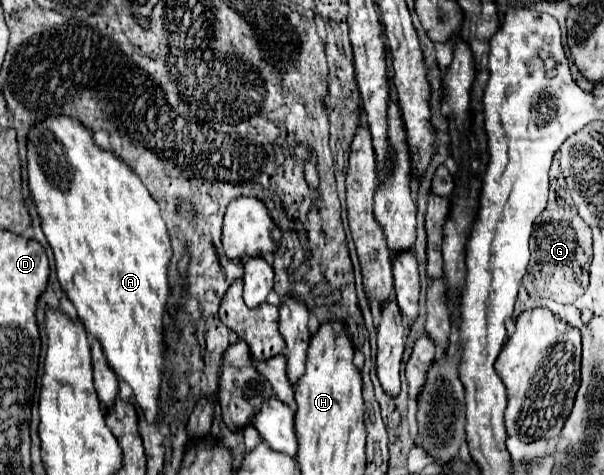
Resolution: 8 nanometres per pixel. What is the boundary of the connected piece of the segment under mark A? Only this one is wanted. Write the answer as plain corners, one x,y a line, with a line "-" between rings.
49,116
43,122
37,122
37,124
31,126
31,130
27,134
27,184
29,184
29,192
31,192
31,200
35,204
35,210
37,210
39,218
41,218
43,234
45,234
47,242
49,242
49,246
53,250
55,270
57,270
57,278
59,278
59,284
61,284
63,292
69,296
69,300
77,308
77,314
79,314
81,322
85,324
85,330
93,338
97,338
101,342
103,352
107,356
107,362
111,364
115,374
119,378
123,378
133,388
135,400
141,406
147,422
155,424
157,398
159,398
159,386
161,386
161,368
163,368
163,334
161,334
161,326
163,326
163,310
165,310
165,302
167,302
167,294
169,294
167,264
169,264
171,254
173,254
165,222
163,222
163,218
159,214
159,204
151,198
149,190
143,186
139,176
127,164
123,164
119,158
115,158
109,150
97,148
93,138
91,138
91,134
89,134
89,130
83,128
83,124
77,118
71,118
71,116

